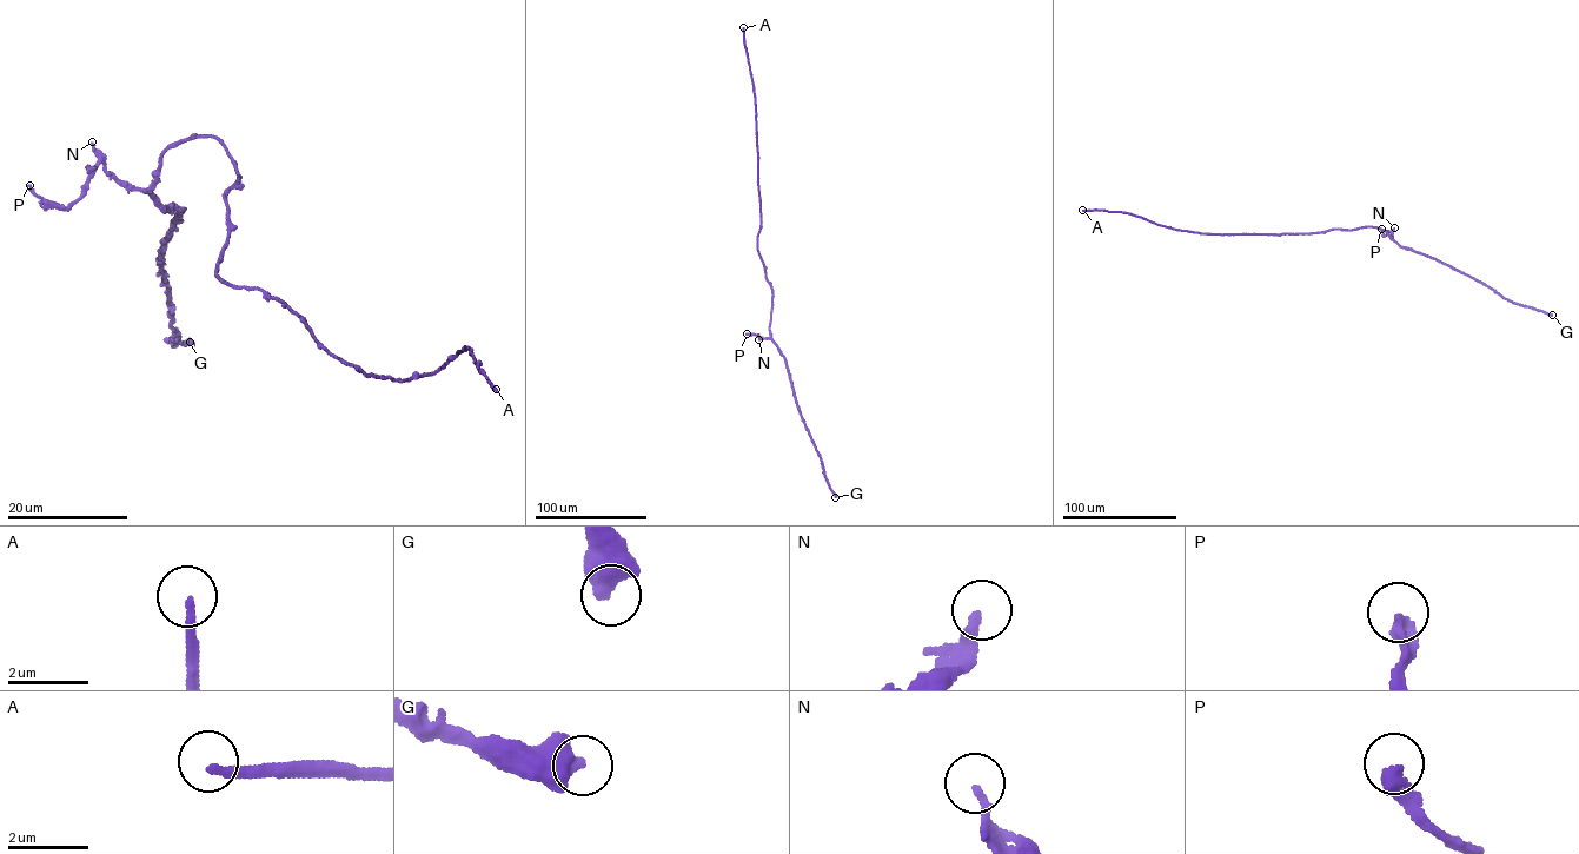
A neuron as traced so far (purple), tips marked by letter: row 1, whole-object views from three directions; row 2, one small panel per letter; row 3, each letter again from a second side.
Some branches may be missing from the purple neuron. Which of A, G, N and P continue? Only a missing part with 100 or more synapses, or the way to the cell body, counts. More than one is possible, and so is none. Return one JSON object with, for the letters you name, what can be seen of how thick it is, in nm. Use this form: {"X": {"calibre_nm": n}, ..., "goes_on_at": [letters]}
{"A": {"calibre_nm": 240}, "goes_on_at": ["A"]}

